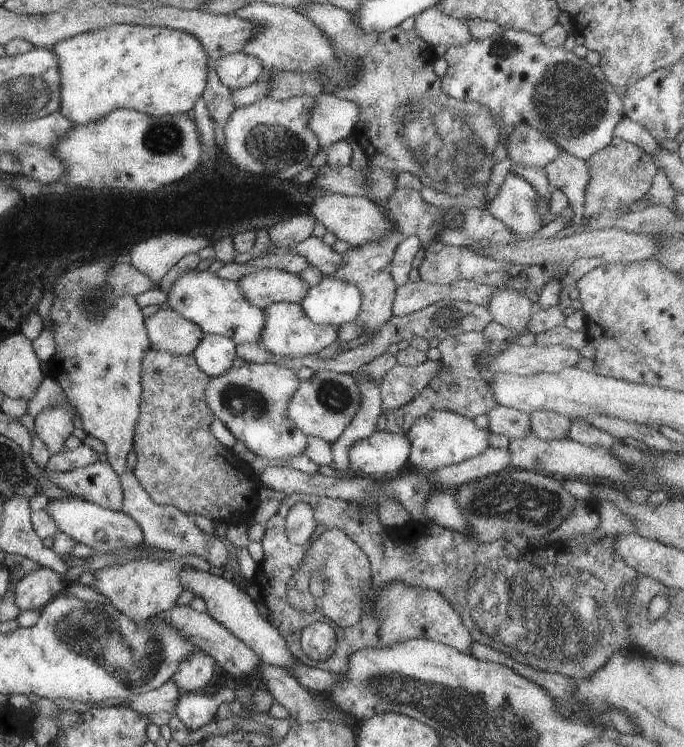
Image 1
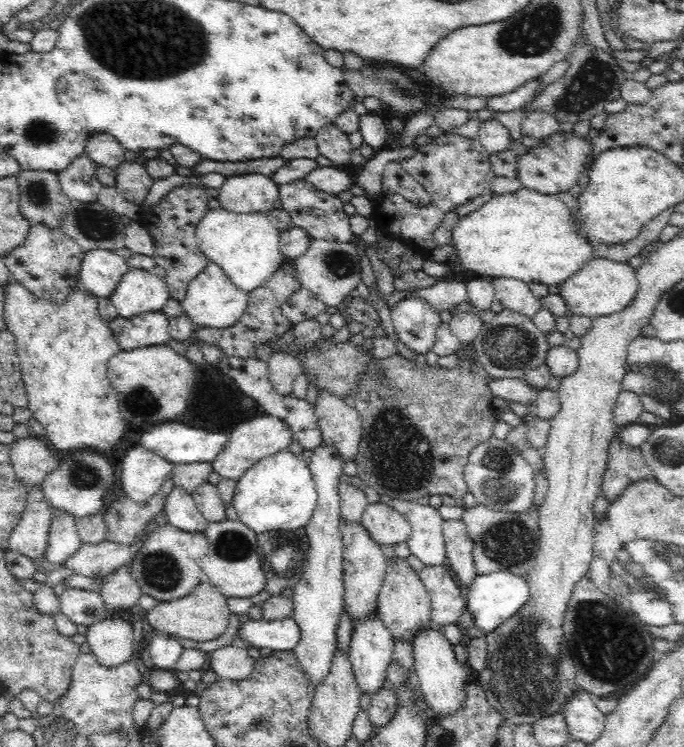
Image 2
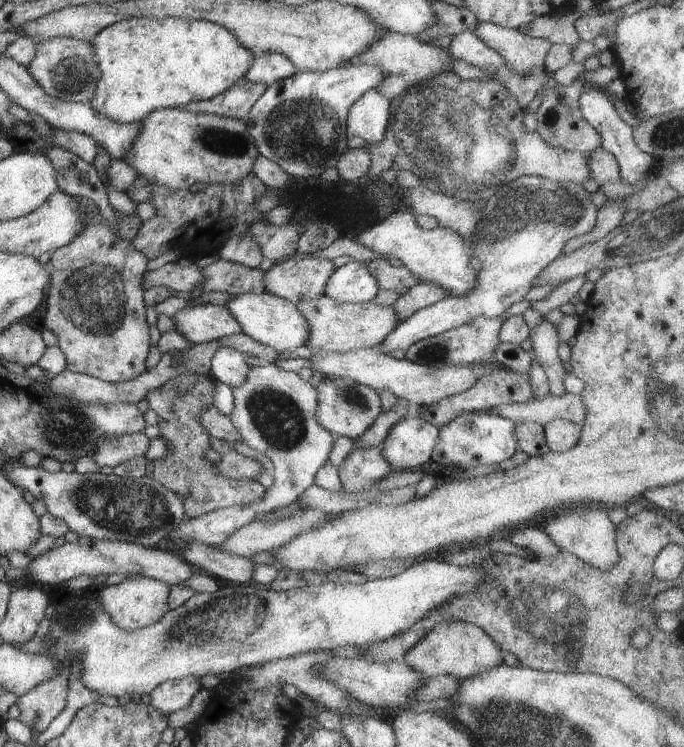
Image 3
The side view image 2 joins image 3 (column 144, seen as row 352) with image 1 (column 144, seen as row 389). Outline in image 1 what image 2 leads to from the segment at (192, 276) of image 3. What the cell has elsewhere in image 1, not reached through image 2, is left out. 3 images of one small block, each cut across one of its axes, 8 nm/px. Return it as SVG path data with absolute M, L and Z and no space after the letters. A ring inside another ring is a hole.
M131 263L116 264L110 272L107 284L118 295L132 297L157 288L156 283L139 272Z

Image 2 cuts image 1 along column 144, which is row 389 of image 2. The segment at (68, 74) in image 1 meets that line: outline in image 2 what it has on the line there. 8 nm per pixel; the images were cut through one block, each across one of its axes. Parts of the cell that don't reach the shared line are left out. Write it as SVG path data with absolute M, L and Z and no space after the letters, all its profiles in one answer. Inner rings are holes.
M14 279L4 289L3 320L7 331L14 335L29 410L32 418L46 430L46 445L60 456L77 450L92 450L109 456L110 451L120 442L126 426L119 412L116 392L107 376L108 360L121 350L115 331L98 315L96 296L76 286L56 305L32 295Z

